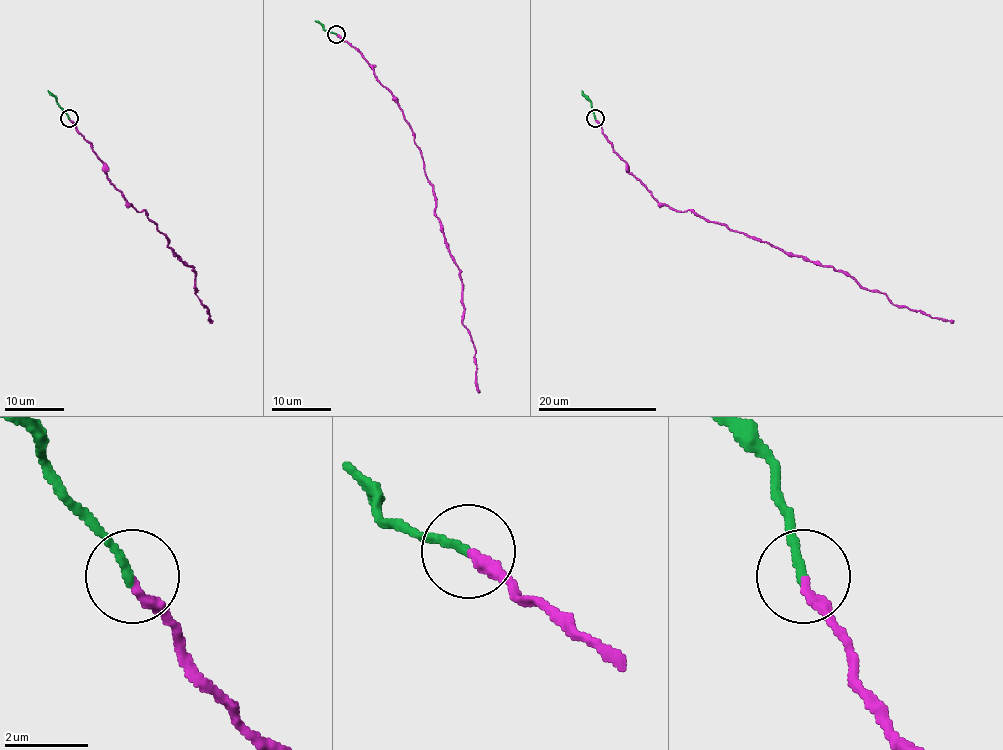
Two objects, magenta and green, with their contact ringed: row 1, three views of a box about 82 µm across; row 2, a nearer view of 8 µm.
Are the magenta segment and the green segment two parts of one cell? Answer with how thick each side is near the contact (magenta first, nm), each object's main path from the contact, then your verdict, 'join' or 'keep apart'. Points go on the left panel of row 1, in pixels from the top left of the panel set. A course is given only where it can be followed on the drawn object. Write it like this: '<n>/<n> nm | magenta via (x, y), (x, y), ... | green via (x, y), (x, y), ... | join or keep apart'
240/220 nm | magenta via (69, 118), (103, 163), (106, 177), (139, 212), (143, 210), (168, 246), (192, 267), (195, 292), (211, 322) | green via (69, 118), (48, 90) | keep apart

